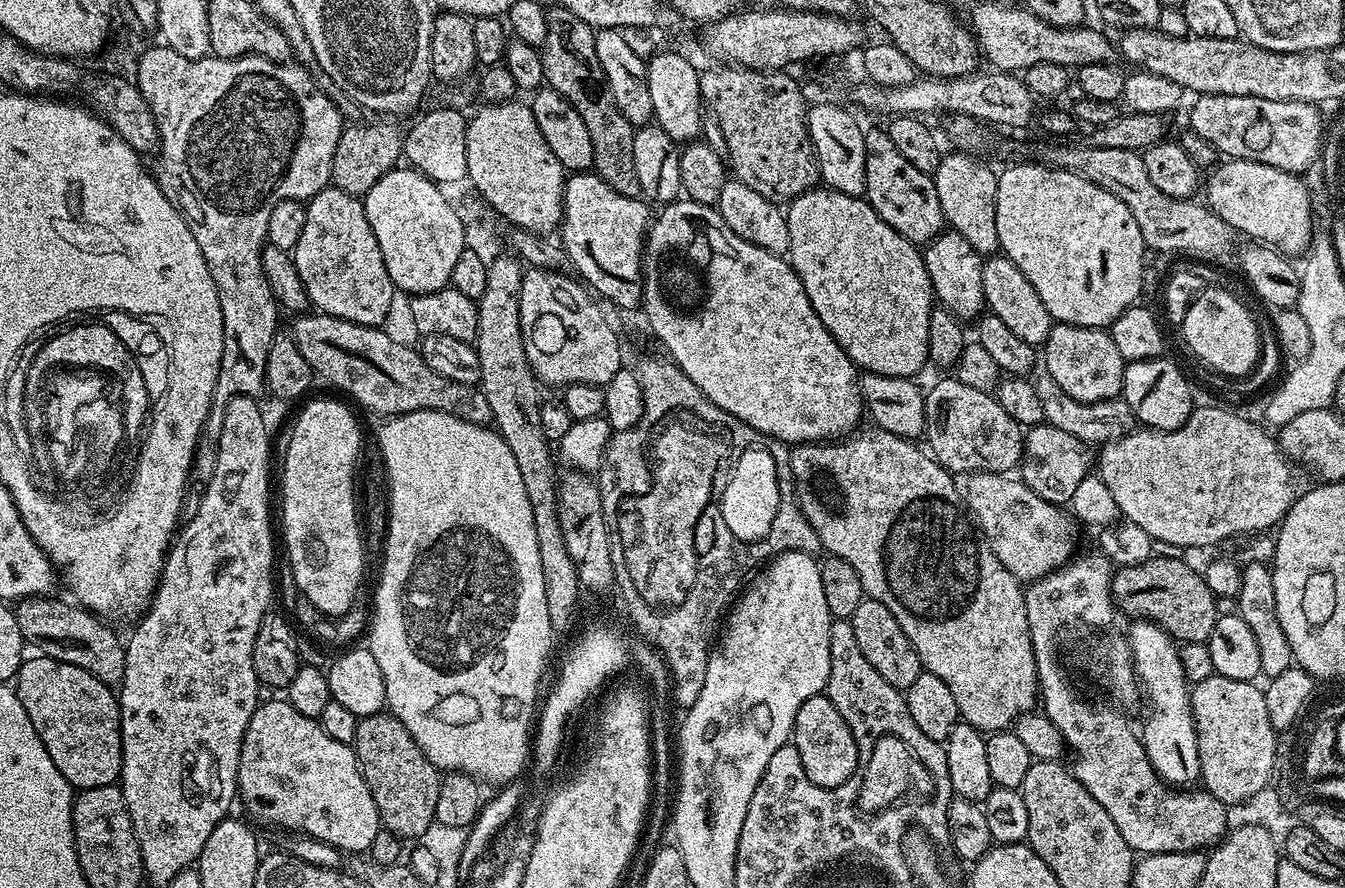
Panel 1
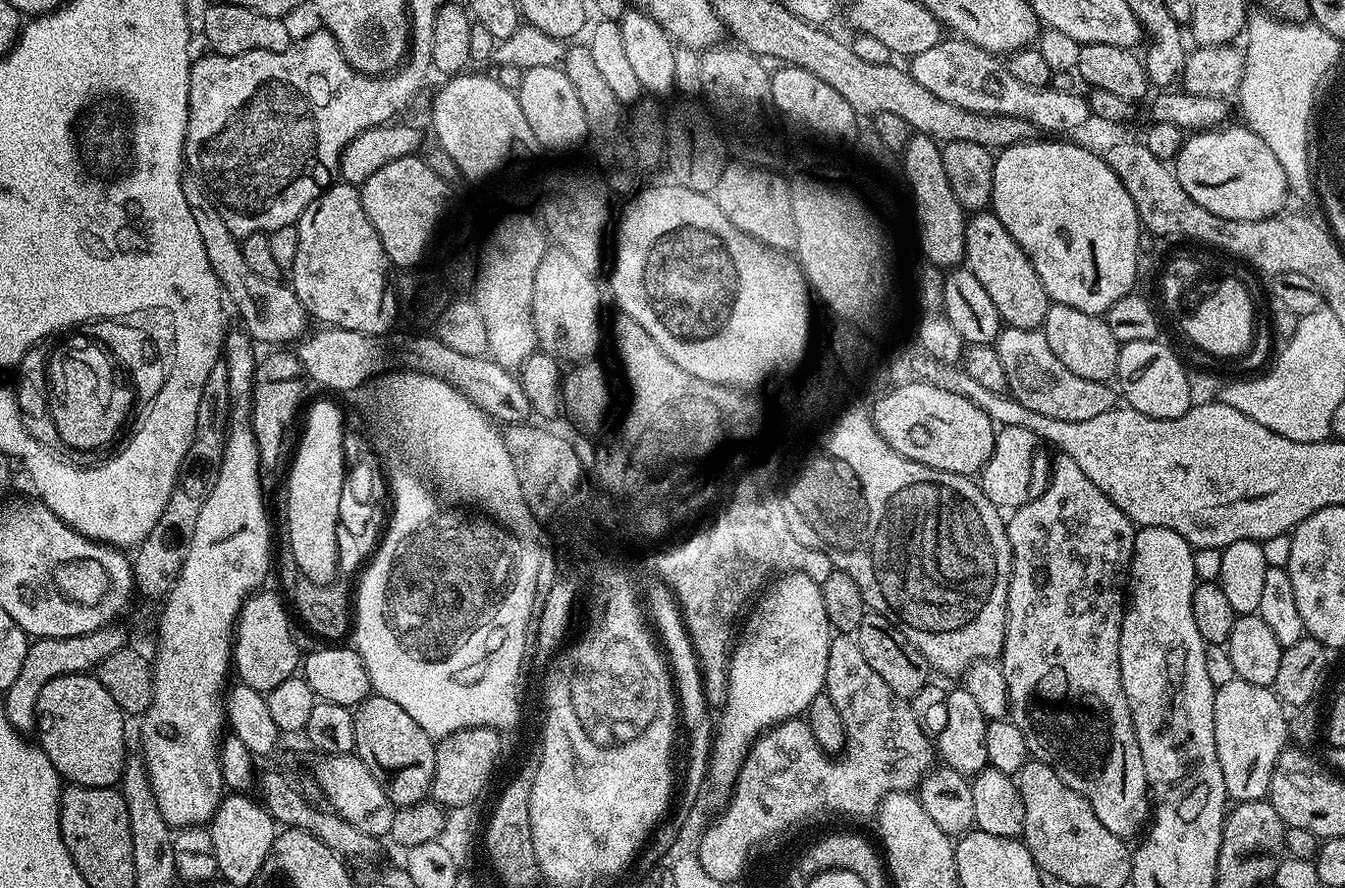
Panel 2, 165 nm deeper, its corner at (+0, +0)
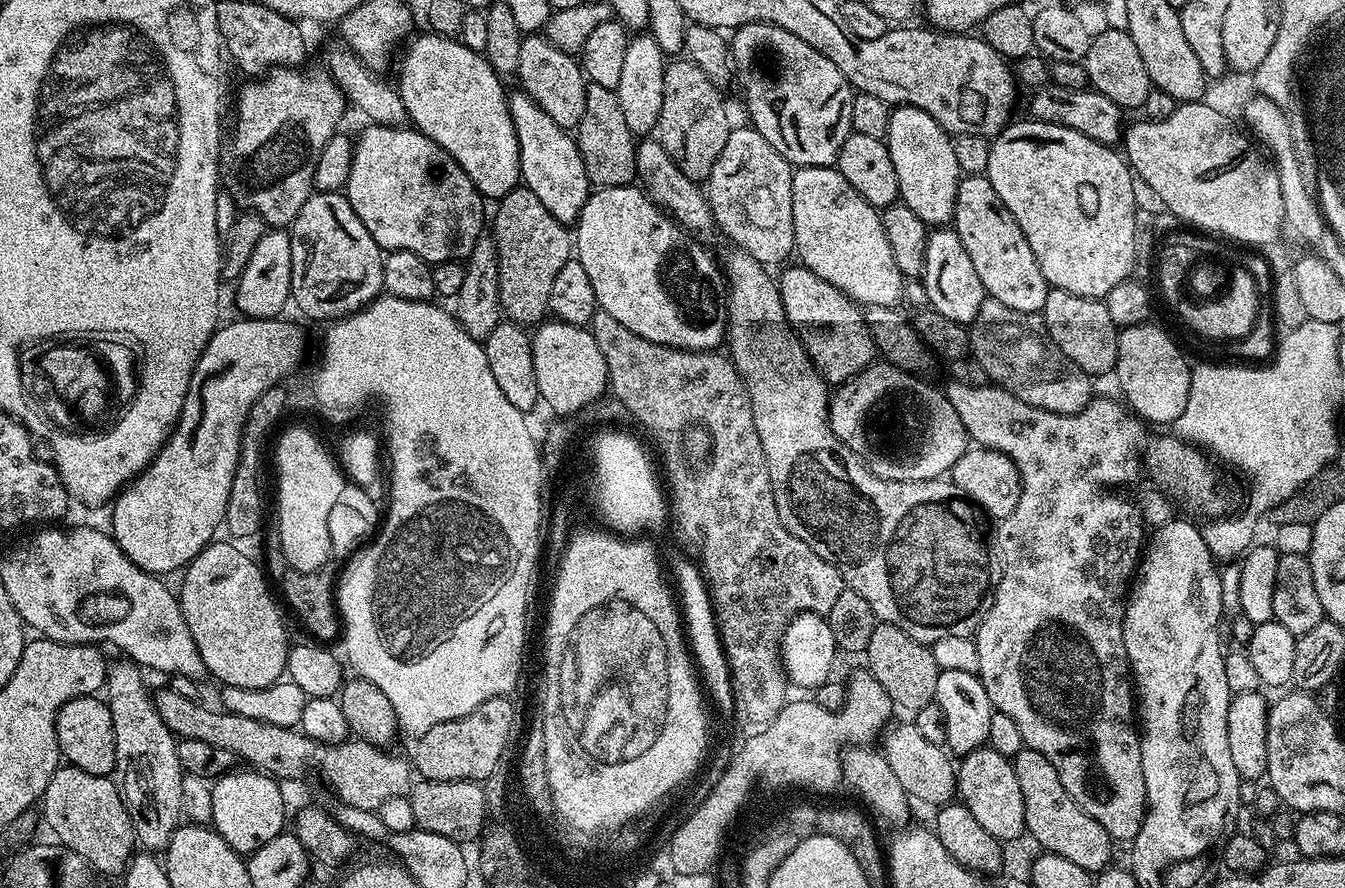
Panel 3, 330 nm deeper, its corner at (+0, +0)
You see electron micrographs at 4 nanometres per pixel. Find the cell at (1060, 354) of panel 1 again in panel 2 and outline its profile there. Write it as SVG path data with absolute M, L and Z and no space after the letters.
M1049 303L1042 331L1046 334L1046 342L1050 342L1050 350L1058 354L1058 362L1078 378L1108 382L1115 377L1120 345L1114 334L1110 334L1110 326L1103 315L1086 314L1082 310L1074 310L1074 306Z

